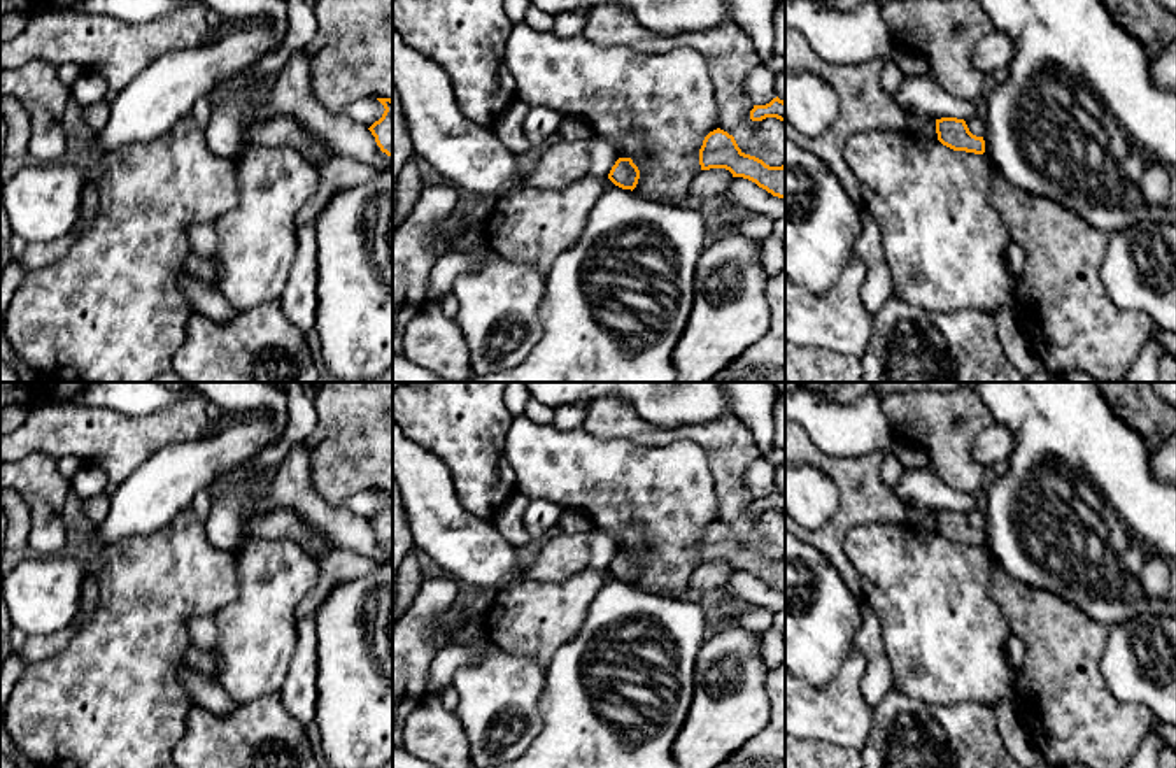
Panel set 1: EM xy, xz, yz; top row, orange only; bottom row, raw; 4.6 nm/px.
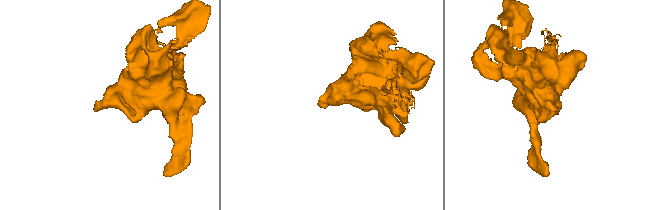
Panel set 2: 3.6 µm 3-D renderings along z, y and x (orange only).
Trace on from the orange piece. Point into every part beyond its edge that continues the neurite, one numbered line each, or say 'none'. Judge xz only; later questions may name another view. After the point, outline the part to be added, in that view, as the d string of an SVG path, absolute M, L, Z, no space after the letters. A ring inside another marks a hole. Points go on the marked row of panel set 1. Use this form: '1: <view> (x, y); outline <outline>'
none

